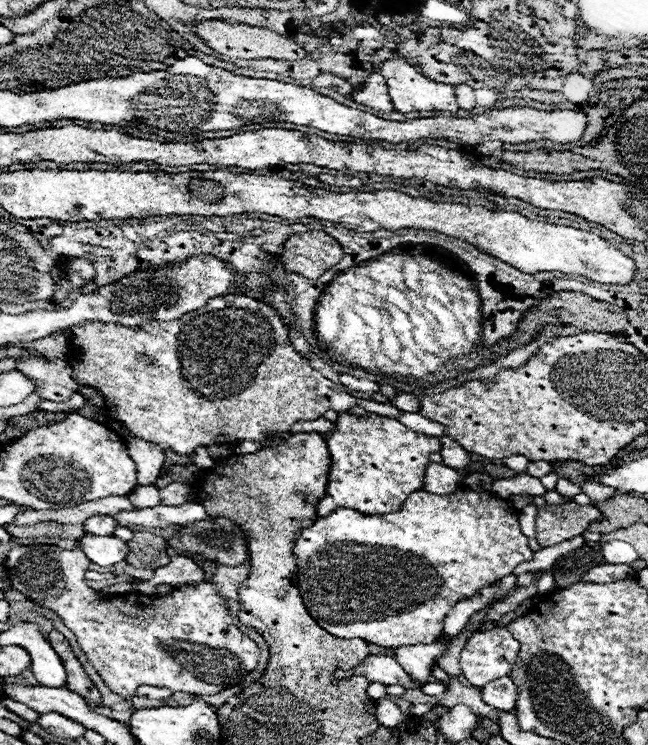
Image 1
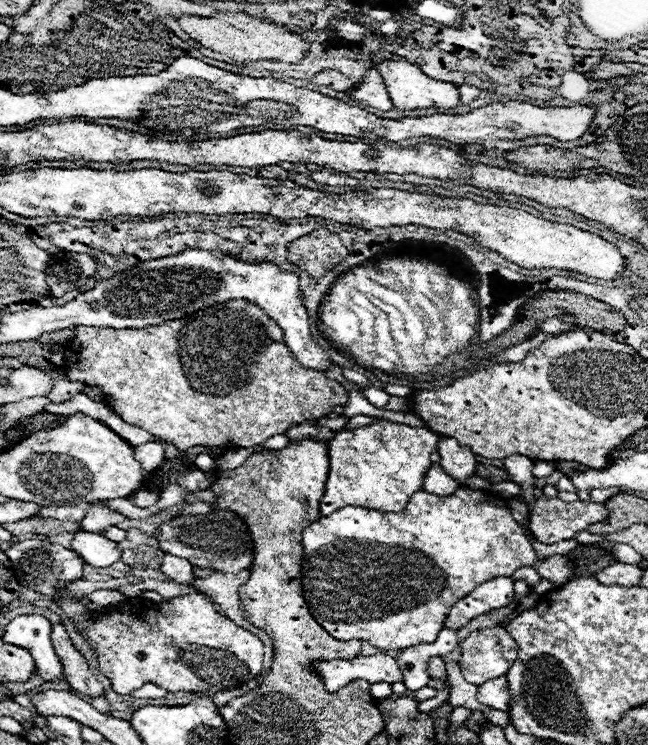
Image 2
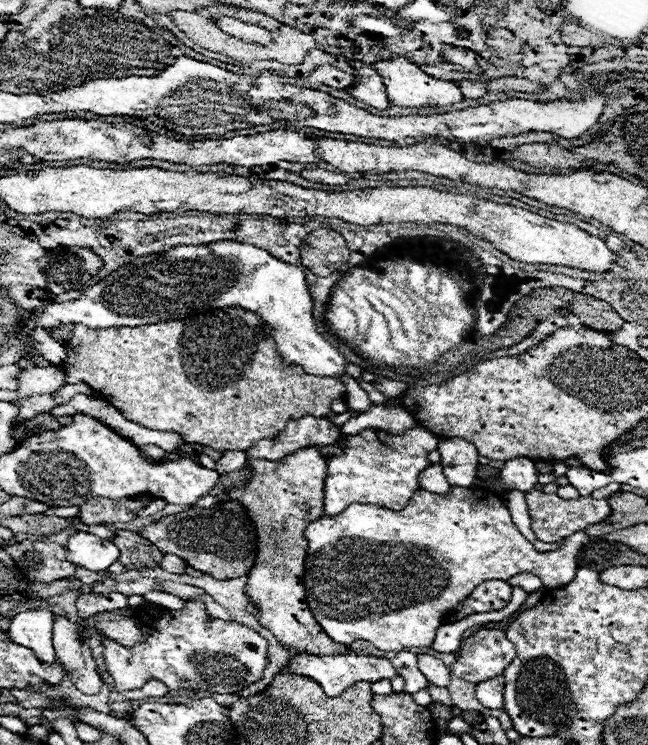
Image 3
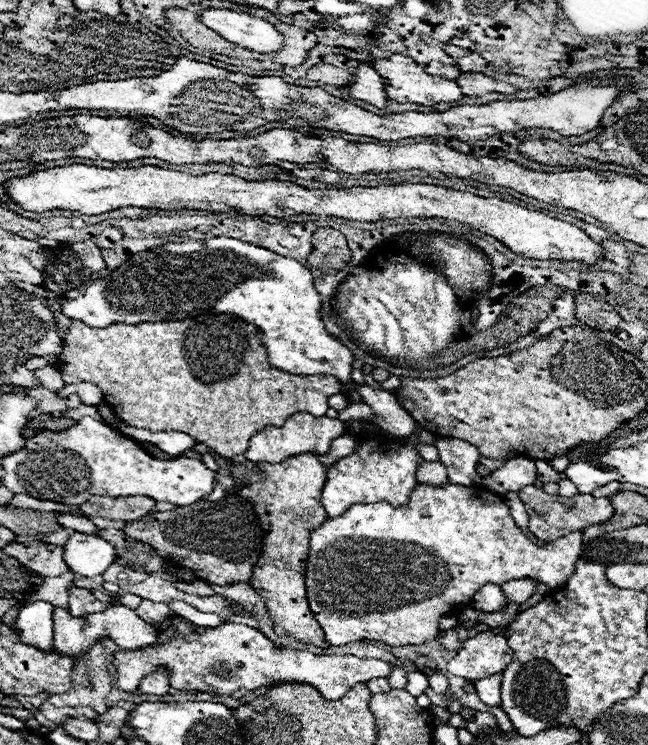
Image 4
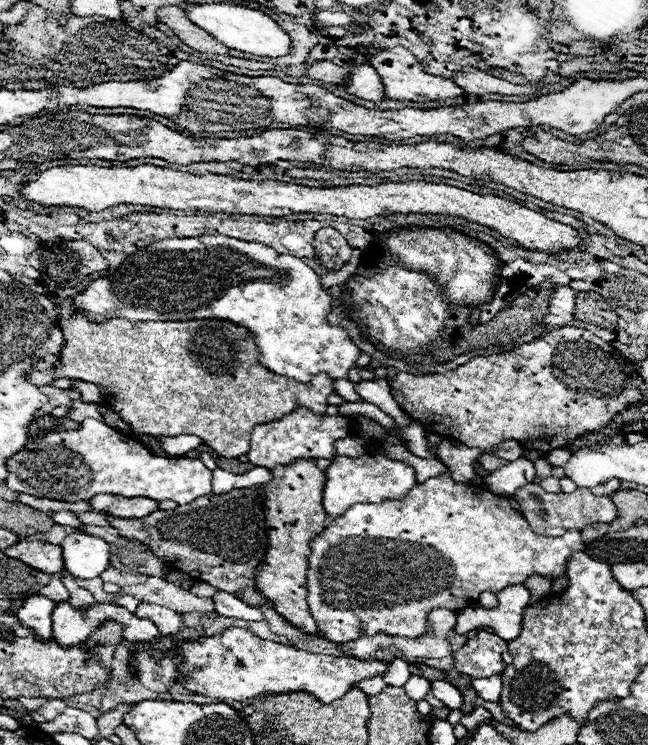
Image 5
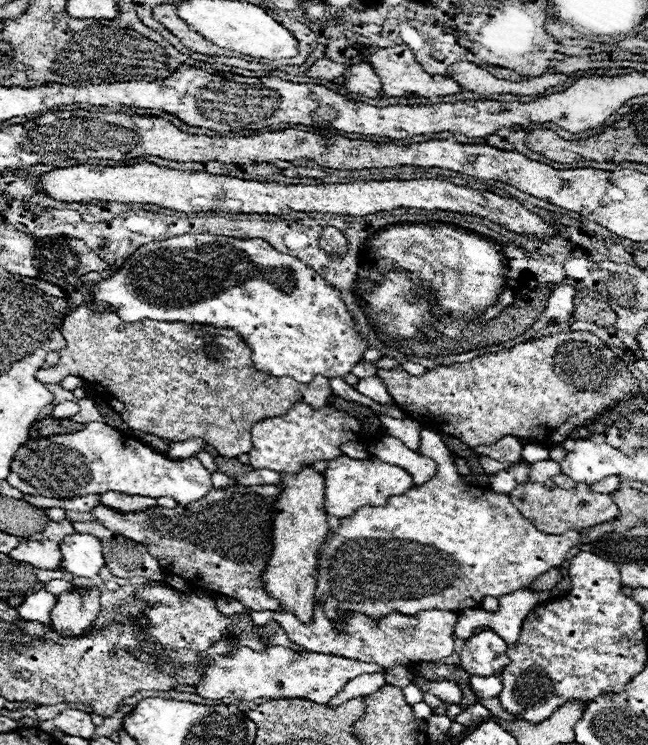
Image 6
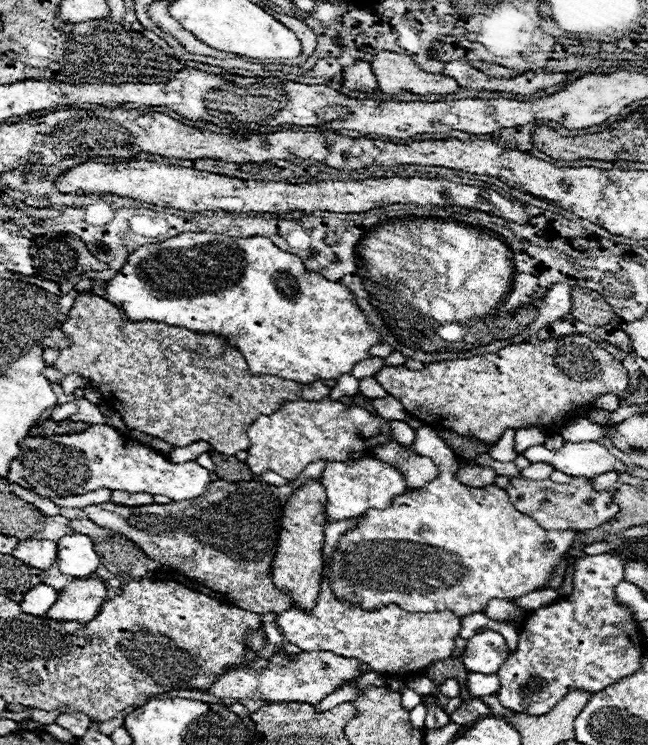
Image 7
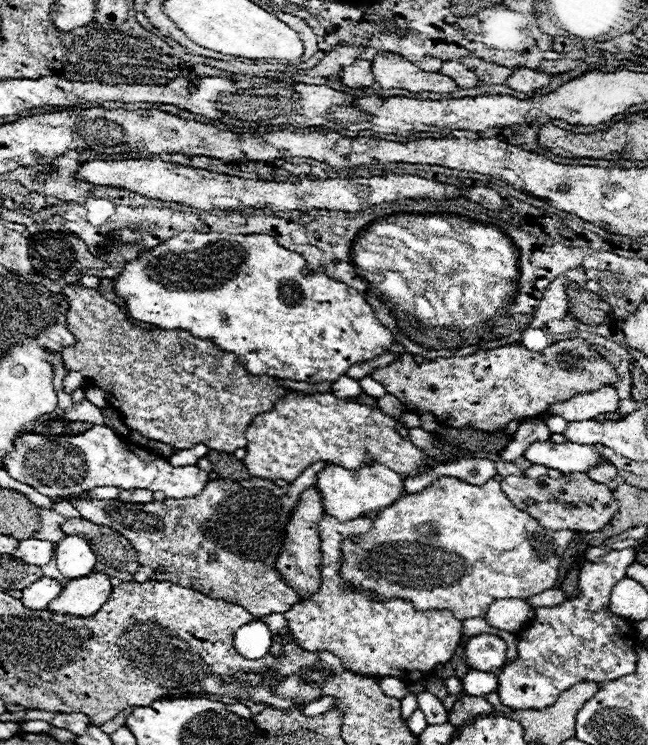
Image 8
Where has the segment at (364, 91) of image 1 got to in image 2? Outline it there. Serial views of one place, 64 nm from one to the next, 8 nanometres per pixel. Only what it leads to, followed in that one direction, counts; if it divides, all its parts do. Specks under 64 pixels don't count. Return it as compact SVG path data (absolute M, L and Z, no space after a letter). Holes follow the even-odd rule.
M370 68L364 78L352 88L352 98L358 100L358 102L364 102L366 106L372 106L372 108L378 108L382 112L388 112L392 110L392 100L386 92L386 86L384 86L384 80L382 76L378 74L376 68Z

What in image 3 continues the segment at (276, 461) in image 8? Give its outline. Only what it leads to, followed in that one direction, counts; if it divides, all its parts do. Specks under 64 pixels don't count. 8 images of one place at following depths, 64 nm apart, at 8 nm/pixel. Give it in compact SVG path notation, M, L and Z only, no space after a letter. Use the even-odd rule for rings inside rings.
M302 416L298 420L290 420L282 432L272 438L262 438L254 442L248 450L248 458L264 458L264 460L282 460L284 456L308 448L308 446L330 446L342 436L340 426L332 424L328 418Z

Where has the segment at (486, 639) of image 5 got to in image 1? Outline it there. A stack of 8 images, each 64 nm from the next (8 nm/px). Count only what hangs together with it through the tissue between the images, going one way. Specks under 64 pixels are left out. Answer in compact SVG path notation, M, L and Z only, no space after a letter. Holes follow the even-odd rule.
M506 628L472 632L460 654L462 676L478 688L508 676L518 658L518 650L520 644Z

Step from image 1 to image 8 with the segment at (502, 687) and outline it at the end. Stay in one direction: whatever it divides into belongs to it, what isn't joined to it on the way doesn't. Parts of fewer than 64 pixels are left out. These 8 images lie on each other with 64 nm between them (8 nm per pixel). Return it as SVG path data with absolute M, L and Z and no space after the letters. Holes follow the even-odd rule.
M470 668L462 678L462 688L468 696L484 696L498 690L498 676L494 672L480 672Z

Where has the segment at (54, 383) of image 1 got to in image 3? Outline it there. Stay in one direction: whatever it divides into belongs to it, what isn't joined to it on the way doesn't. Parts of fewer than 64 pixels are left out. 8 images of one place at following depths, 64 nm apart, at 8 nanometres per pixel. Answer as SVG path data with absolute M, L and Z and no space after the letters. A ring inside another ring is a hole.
M80 382L80 384L64 384L60 390L56 390L54 392L54 398L56 398L56 402L58 404L64 404L64 402L68 402L74 394L86 394L88 398L96 398L96 392L94 392L94 388L92 386L88 386L86 382Z

